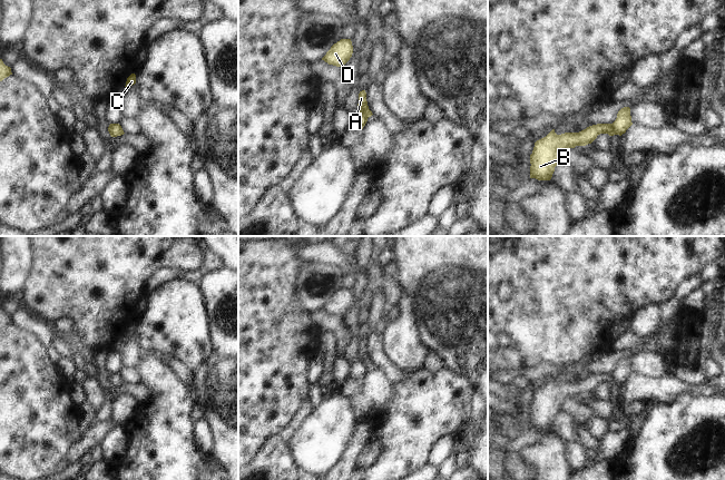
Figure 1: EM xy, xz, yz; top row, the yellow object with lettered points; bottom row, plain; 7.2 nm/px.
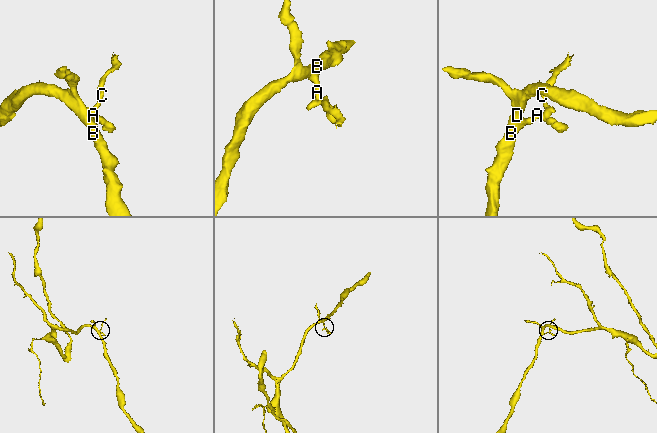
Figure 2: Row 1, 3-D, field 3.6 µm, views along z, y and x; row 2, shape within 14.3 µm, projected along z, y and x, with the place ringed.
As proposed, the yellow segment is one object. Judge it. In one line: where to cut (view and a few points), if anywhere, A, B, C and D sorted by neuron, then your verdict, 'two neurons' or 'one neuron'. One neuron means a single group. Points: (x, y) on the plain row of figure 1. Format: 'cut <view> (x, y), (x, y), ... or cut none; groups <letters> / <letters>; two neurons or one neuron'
cut xz (359, 359), (366, 369); groups A B D / C; two neurons

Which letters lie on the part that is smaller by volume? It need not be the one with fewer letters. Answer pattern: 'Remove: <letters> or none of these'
Remove: C

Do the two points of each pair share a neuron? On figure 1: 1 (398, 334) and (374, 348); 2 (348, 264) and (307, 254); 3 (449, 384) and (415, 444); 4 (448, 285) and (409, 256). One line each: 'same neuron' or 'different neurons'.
1: different neurons
2: same neuron
3: same neuron
4: same neuron

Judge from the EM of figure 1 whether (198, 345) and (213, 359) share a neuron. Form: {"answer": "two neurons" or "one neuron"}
{"answer": "two neurons"}

